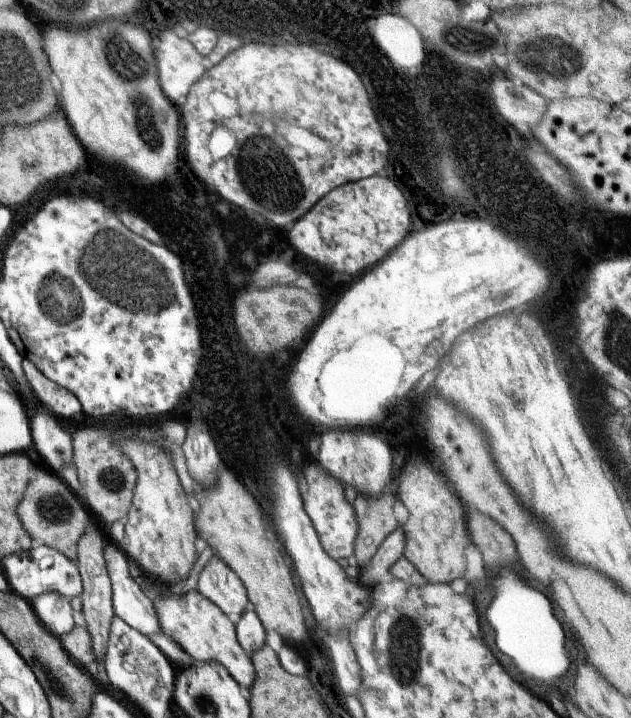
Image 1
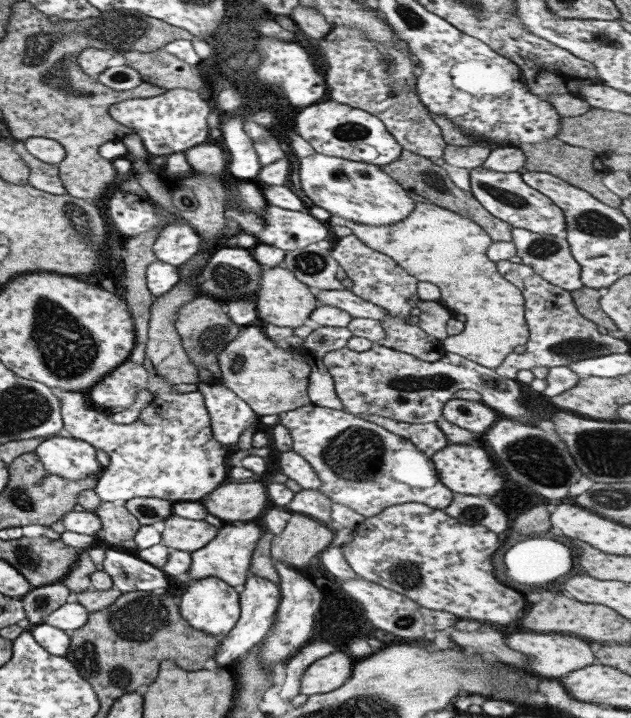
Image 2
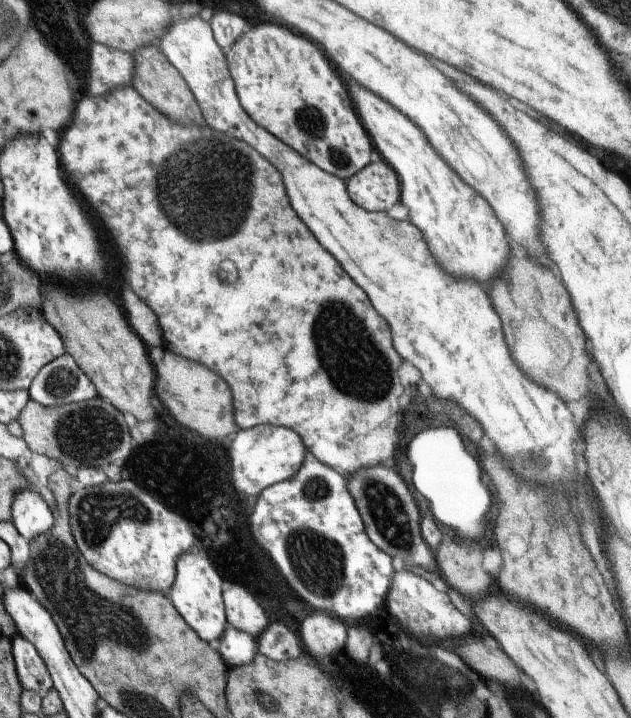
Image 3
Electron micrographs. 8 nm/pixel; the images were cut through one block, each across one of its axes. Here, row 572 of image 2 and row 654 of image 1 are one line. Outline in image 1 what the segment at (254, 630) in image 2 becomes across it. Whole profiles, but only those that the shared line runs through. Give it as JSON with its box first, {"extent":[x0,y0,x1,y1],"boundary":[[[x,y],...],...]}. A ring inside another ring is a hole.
{"extent":[234,607,266,656],"boundary":[[[248,607],[234,624],[234,627],[237,642],[248,656],[266,645],[266,630],[253,608]]]}

